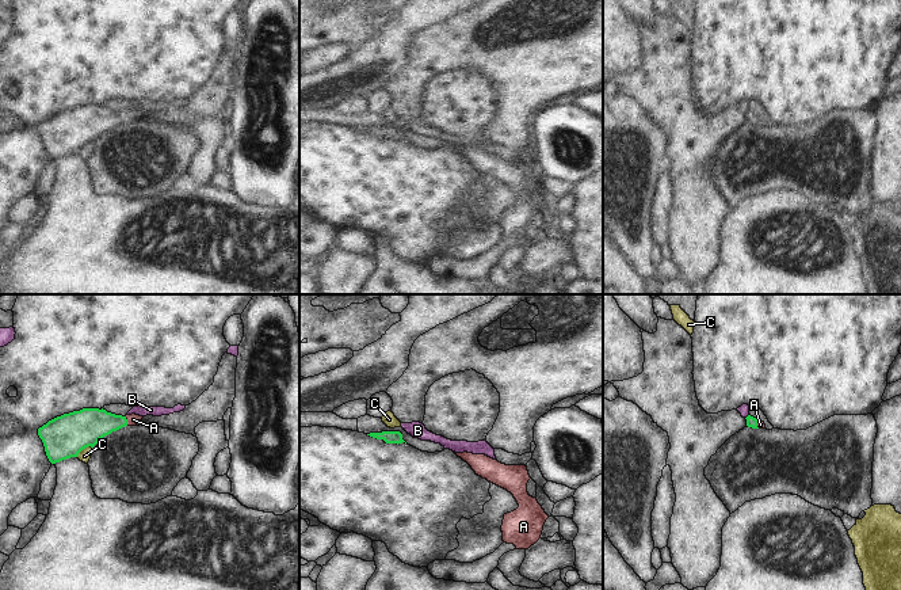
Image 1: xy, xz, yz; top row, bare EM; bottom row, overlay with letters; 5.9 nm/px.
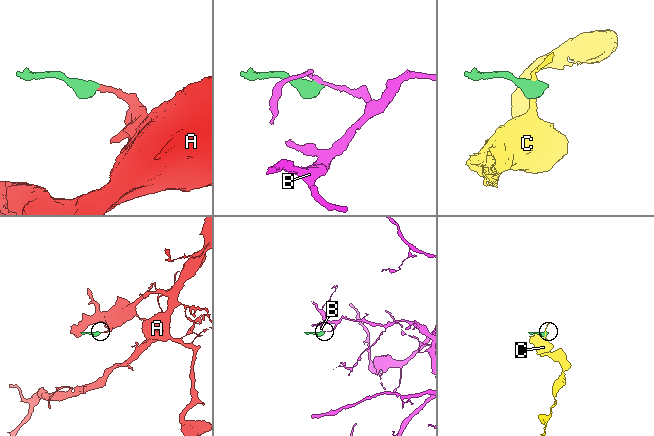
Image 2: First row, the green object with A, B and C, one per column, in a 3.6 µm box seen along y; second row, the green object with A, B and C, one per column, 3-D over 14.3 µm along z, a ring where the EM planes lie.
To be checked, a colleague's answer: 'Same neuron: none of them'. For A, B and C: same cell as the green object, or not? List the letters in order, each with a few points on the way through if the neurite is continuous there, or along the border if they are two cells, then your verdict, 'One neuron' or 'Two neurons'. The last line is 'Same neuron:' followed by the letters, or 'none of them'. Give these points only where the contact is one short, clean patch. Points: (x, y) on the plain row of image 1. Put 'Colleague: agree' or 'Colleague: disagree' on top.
Colleague: disagree
A: Path across: xy (86, 124), (92, 120), (126, 117), (133, 115). One neuron
B: Boundary: yz (748, 110), (745, 114). Two neurons
C: Boundary: xy (91, 143), (86, 143), (76, 152). Two neurons
Same neuron: A

